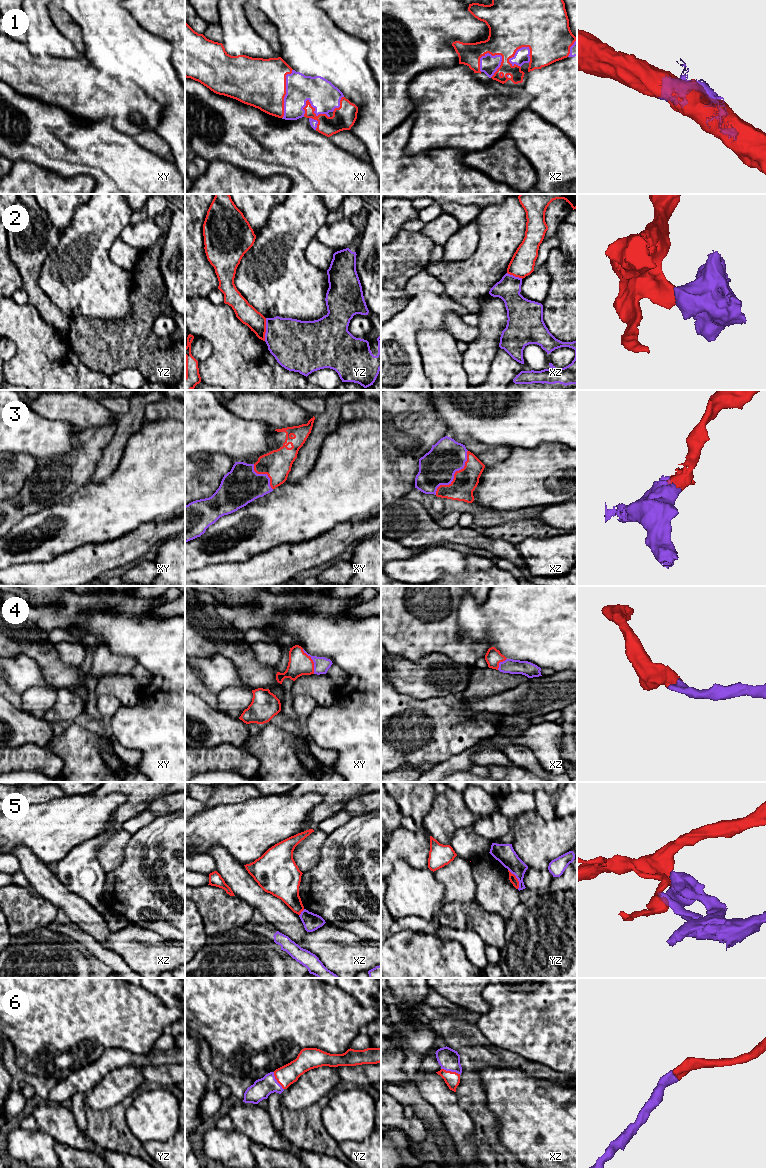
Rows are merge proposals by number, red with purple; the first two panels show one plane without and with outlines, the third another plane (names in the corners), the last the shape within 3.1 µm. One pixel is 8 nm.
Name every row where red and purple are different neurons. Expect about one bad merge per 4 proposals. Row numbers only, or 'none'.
2, 5

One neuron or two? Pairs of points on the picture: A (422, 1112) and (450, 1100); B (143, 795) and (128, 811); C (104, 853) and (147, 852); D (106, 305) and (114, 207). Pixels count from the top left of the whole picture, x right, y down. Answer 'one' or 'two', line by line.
A: two
B: one
C: two
D: one

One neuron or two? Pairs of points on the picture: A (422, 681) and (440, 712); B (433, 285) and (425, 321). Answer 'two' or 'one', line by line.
A: two
B: two

